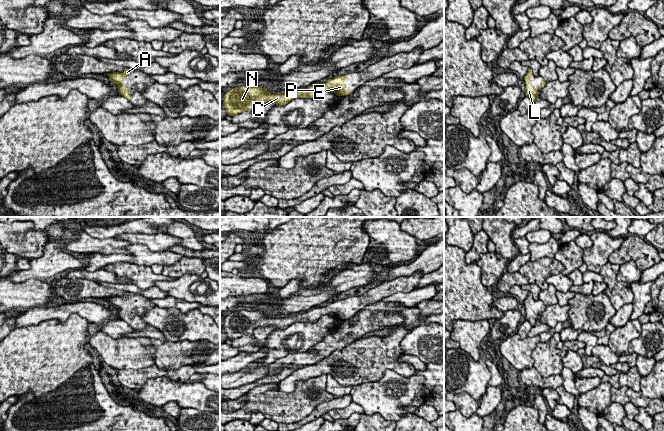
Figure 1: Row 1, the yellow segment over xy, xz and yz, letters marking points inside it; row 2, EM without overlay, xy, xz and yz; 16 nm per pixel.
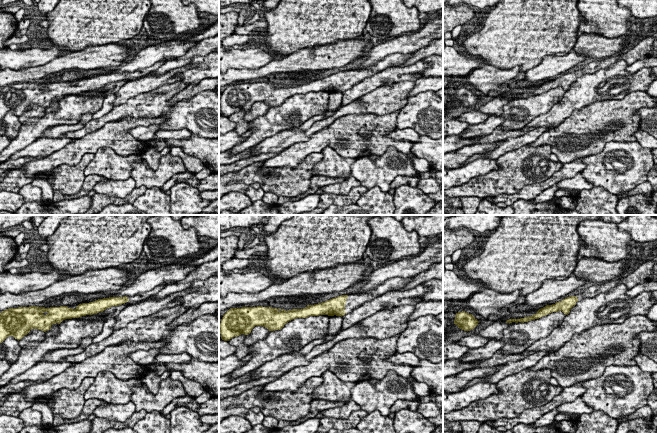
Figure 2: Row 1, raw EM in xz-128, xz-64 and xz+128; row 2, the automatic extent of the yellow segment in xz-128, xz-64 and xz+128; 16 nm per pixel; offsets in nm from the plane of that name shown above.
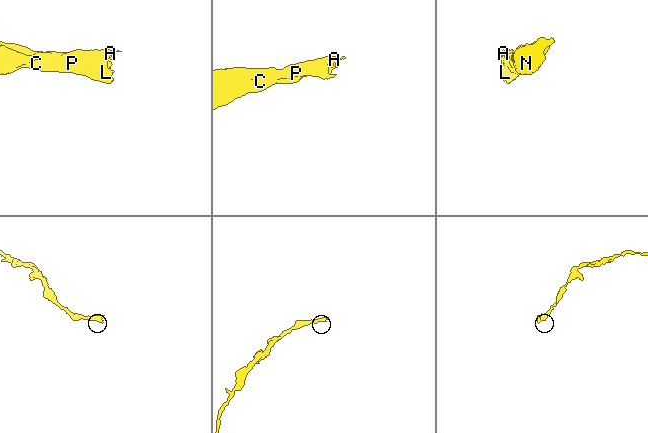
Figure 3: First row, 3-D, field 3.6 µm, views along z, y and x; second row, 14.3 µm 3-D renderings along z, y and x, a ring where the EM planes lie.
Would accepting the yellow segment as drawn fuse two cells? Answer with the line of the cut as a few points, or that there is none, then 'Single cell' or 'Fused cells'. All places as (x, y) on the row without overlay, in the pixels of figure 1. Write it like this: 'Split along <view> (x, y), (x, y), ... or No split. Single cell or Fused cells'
No split. Single cell

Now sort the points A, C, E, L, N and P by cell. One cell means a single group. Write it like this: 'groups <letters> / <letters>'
groups A C E L N P

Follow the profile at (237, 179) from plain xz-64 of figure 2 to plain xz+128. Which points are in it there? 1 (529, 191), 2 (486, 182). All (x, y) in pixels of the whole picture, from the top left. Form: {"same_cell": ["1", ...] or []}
{"same_cell": ["2"]}

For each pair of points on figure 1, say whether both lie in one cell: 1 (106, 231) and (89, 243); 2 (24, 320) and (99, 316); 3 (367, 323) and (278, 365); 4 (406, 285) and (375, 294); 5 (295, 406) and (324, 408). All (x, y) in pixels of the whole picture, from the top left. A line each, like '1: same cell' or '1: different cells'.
1: different cells
2: same cell
3: same cell
4: same cell
5: different cells

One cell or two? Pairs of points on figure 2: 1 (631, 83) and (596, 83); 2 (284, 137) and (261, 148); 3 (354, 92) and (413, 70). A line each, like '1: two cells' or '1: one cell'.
1: one cell
2: one cell
3: one cell

